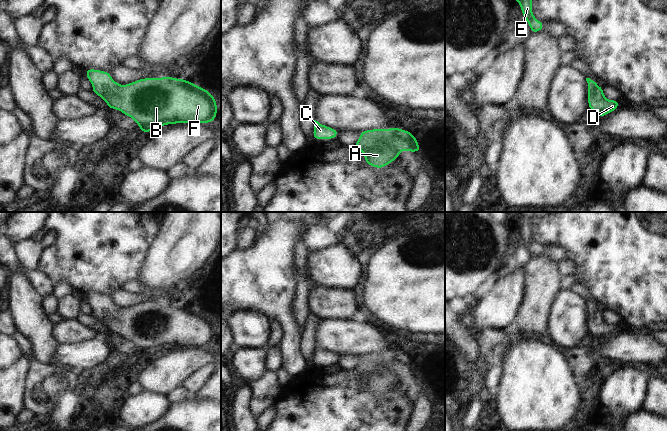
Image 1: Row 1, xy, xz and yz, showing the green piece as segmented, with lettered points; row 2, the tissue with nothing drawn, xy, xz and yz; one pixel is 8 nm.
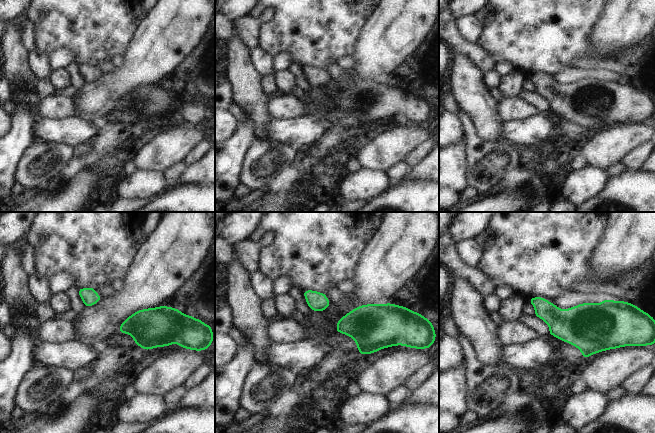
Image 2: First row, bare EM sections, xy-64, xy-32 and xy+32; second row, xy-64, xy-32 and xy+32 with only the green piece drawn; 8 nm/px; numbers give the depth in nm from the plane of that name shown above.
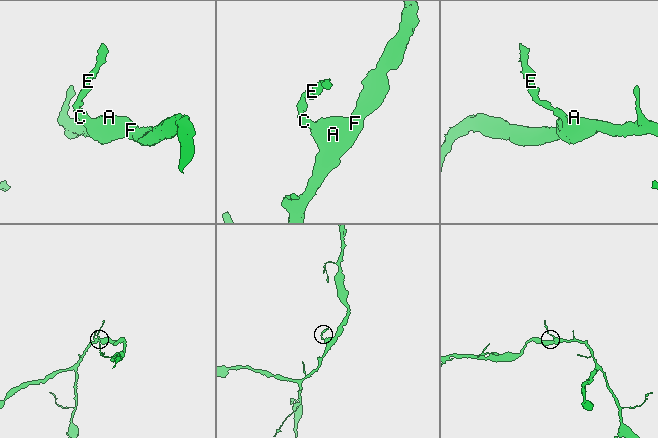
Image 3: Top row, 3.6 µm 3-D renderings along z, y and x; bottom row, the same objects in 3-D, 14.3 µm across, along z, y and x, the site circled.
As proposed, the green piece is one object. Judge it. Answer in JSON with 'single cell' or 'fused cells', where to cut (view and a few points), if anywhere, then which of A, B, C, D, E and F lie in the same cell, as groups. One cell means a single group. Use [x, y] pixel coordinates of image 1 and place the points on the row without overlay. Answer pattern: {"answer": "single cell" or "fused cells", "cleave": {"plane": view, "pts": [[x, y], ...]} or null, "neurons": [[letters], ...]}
{"answer": "single cell", "cleave": null, "neurons": [["A", "B", "C", "D", "E", "F"]]}

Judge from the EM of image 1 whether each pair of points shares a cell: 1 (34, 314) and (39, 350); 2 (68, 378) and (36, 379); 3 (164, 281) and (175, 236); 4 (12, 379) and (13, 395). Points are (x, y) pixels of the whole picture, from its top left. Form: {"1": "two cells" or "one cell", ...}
{"1": "one cell", "2": "one cell", "3": "one cell", "4": "one cell"}

